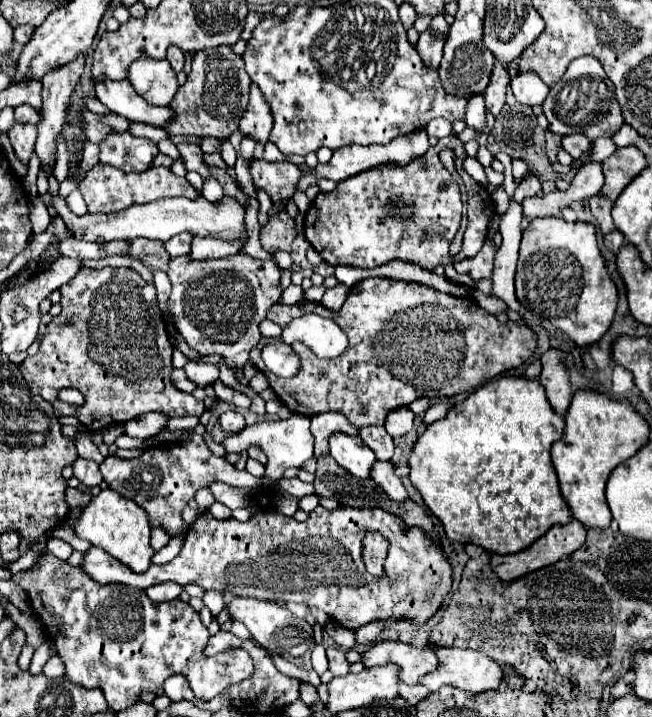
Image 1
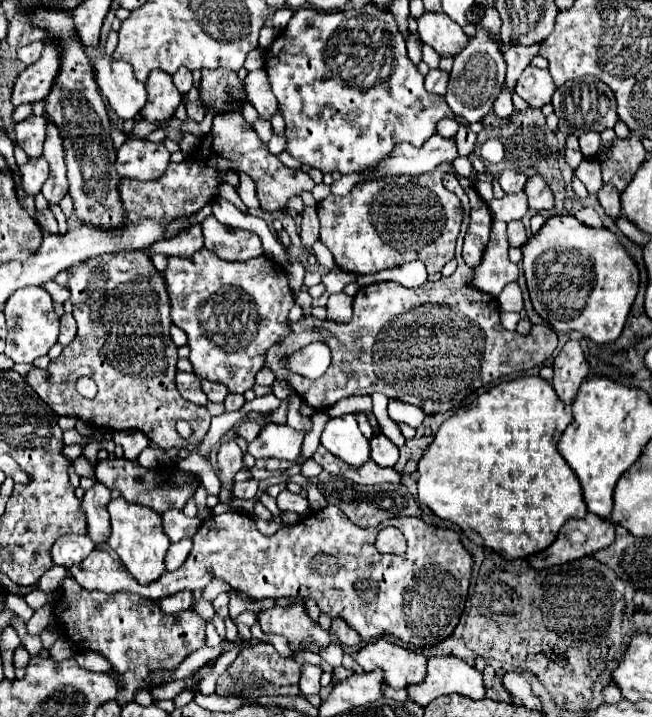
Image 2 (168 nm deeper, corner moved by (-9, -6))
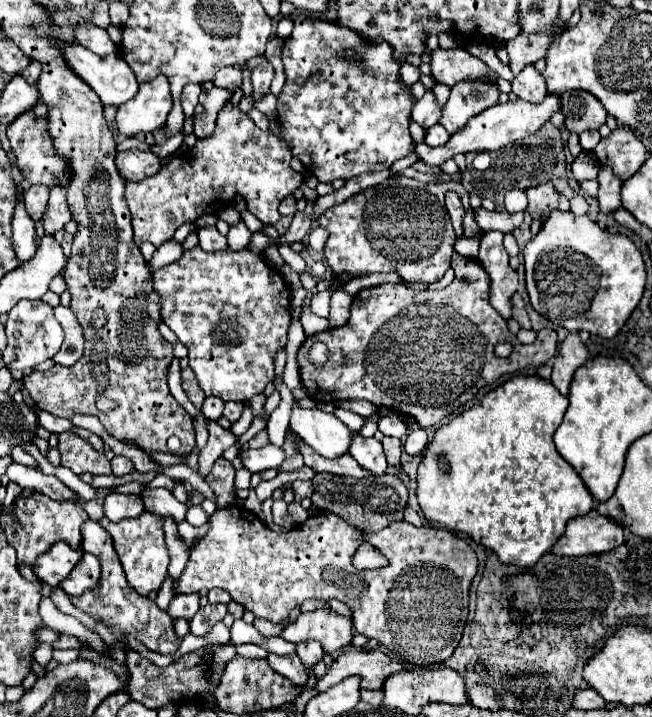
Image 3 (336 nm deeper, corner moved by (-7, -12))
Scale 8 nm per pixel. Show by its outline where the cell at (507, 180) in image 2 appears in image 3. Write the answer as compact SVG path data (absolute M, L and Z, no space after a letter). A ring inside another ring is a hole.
M511 190L505 194L505 208L507 212L525 212L527 196L523 190Z

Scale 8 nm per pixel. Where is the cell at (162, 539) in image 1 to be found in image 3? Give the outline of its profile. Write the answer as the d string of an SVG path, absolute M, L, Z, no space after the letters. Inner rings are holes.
M145 488L141 492L141 500L145 504L145 510L153 510L157 516L173 516L175 522L181 522L185 518L185 512L187 512L187 504L181 504L169 490L165 488L155 488L155 490L149 490Z

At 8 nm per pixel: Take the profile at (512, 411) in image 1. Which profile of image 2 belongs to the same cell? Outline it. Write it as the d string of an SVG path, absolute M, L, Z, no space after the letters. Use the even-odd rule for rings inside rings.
M523 376L523 378L515 378L515 380L507 380L507 382L501 382L497 386L493 386L489 392L481 394L471 406L465 406L465 408L459 408L449 420L443 422L443 426L437 430L431 446L425 450L423 458L419 460L419 500L421 504L429 506L439 518L443 520L449 520L453 524L457 524L463 534L479 544L479 546L485 546L485 548L491 548L495 550L497 554L501 554L503 558L507 560L515 560L515 558L527 558L531 554L537 554L541 550L545 550L547 546L551 546L561 530L561 526L569 520L569 518L583 518L587 514L587 506L583 502L583 494L581 494L581 486L579 486L579 480L573 476L573 470L563 462L561 454L557 452L557 442L563 434L563 430L571 424L571 412L565 410L563 402L559 402L553 386L543 380L541 376Z

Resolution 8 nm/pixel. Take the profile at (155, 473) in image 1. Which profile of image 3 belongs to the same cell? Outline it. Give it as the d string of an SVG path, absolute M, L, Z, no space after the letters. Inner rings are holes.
M63 432L59 436L57 448L61 452L61 465L71 469L76 475L81 472L111 474L111 465L105 454L98 453L89 442L71 432Z

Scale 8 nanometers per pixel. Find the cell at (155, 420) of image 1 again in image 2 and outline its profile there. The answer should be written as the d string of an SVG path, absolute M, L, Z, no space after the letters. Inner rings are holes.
M123 430L113 434L113 442L123 446L127 460L137 460L137 456L149 446L149 438L141 430Z

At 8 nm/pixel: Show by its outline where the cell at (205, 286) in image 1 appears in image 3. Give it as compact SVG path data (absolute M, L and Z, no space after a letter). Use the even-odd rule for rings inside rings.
M199 246L185 250L183 256L153 274L153 288L161 298L161 320L175 332L189 350L189 366L193 368L201 390L223 402L245 402L249 396L261 394L275 378L275 354L287 344L287 328L291 322L289 286L279 270L271 268L261 254L251 250L205 252Z

